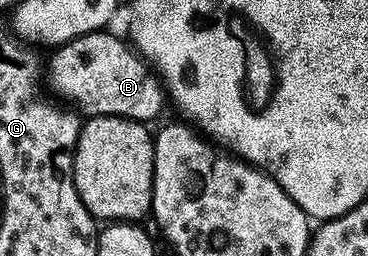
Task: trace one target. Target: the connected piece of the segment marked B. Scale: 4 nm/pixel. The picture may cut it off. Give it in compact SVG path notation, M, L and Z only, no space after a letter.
M90 31L59 46L53 53L46 67L48 87L55 91L57 98L74 102L73 106L85 116L124 116L126 119L148 123L166 106L165 86L160 78L144 58L124 39L122 41L112 34L112 31Z

